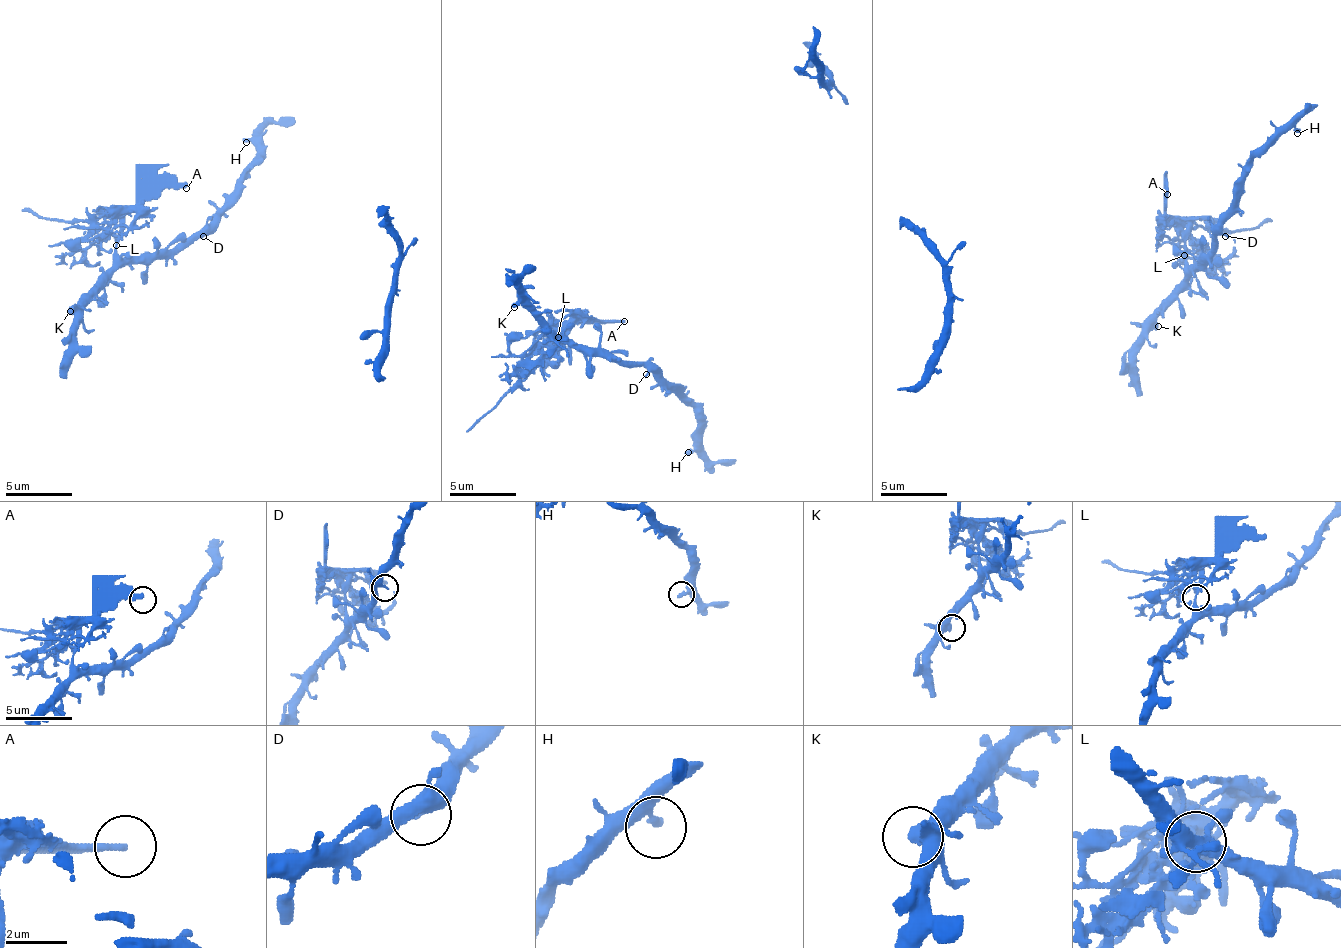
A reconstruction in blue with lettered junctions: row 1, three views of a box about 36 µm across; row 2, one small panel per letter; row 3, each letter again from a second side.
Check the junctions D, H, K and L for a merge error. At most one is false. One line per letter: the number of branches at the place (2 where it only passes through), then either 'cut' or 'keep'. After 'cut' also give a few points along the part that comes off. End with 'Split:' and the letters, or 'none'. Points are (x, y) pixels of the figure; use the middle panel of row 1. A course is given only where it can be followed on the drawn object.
D: 3 | keep
H: 1 | keep
K: 1 | keep
L: 3 | cut | (557, 336), (559, 337), (549, 351), (465, 432)
Split: L

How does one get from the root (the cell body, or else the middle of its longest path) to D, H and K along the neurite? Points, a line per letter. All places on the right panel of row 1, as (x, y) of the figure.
D: (1167, 194), (1165, 211), (1184, 229), (1183, 260), (1190, 266), (1218, 236), (1225, 236)
H: (1167, 194), (1165, 211), (1184, 229), (1183, 260), (1194, 265), (1225, 222), (1247, 166), (1284, 132), (1297, 133)
K: (1167, 194), (1165, 211), (1184, 229), (1183, 287), (1158, 312), (1155, 319), (1158, 326)

